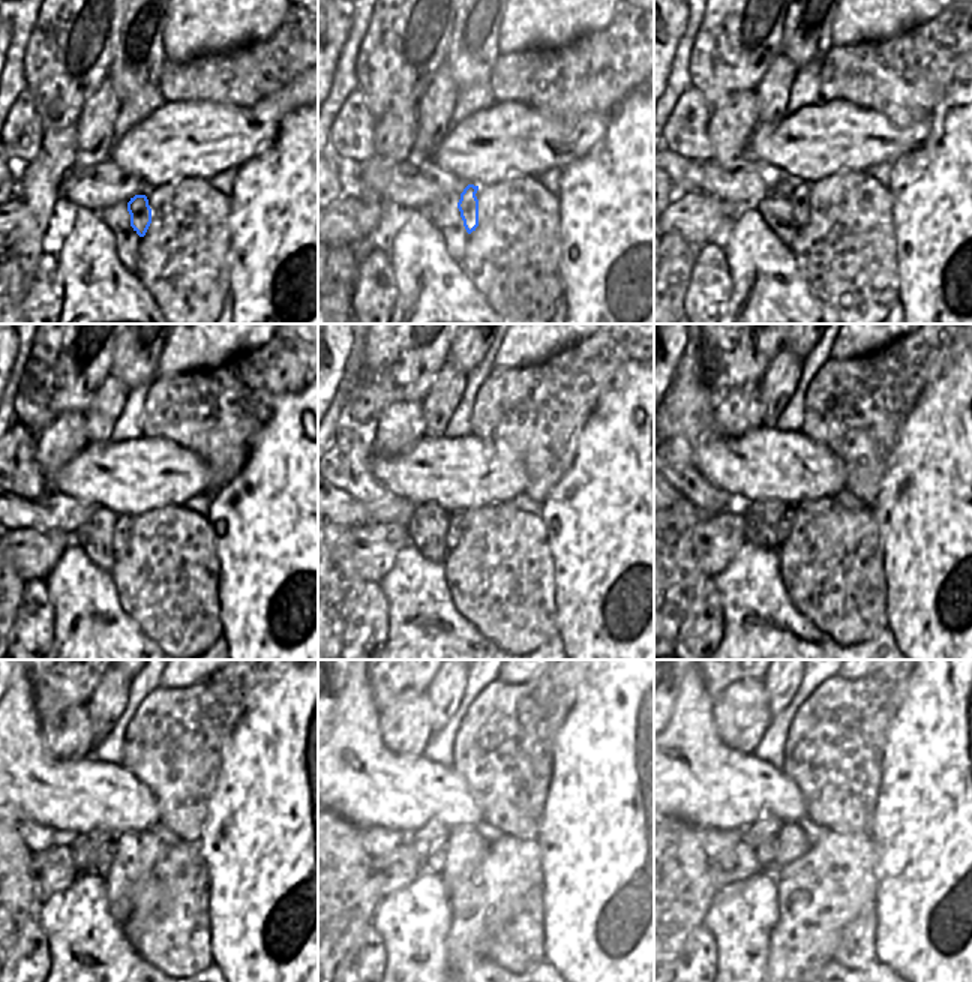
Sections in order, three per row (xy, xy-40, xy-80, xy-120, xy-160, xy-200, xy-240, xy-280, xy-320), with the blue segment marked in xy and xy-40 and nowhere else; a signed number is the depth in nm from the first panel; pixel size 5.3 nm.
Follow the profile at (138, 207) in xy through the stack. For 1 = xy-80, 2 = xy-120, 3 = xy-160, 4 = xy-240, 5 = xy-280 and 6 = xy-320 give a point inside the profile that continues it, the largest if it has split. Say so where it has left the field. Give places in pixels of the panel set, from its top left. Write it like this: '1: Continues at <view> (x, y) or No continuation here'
1: Continues at xy-80 (800, 195)
2: Continues at xy-120 (122, 531)
3: Continues at xy-160 (455, 529)
4: Continues at xy-240 (105, 855)
5: Continues at xy-280 (435, 861)
6: Continues at xy-320 (765, 850).

